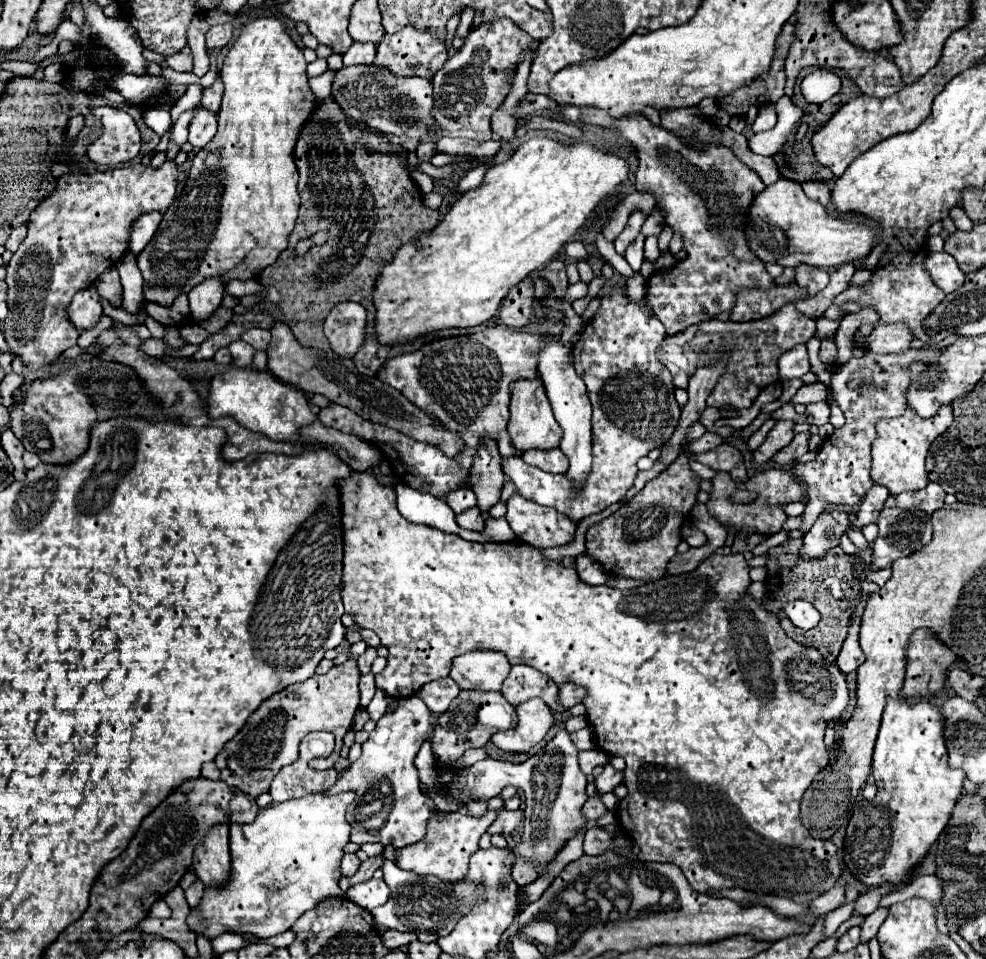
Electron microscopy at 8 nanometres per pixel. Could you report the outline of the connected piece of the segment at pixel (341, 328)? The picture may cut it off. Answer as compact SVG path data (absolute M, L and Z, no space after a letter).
M337 304L325 318L323 330L339 356L351 358L365 340L367 313L361 304Z

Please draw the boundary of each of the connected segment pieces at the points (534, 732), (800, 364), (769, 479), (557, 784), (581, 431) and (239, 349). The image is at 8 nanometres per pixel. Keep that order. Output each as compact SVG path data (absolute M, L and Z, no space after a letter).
M537 698L517 706L517 718L519 722L513 730L497 732L491 736L491 742L503 752L529 752L555 724L549 706Z
M797 344L795 348L787 350L787 352L779 358L779 374L781 374L781 380L801 378L801 376L807 374L810 369L811 364L805 344Z
M781 468L757 472L753 478L749 478L741 486L757 492L757 500L753 504L733 504L729 500L733 490L739 488L739 484L735 484L727 472L723 472L723 474L717 472L717 478L713 480L713 492L711 492L711 502L707 502L707 510L715 520L719 520L725 526L749 526L757 532L779 532L781 524L787 520L783 506L789 502L803 500L803 496L805 496L803 484L797 478L791 478L791 474Z
M561 730L547 746L533 754L523 764L511 764L503 760L481 760L469 768L464 768L456 773L455 780L444 789L439 783L438 770L435 768L435 760L431 758L431 742L425 740L415 756L415 768L419 772L419 778L429 784L429 796L435 800L437 810L441 812L455 812L457 808L467 805L469 800L490 799L497 796L505 786L515 786L525 794L525 820L523 820L523 836L517 846L511 848L509 864L515 864L517 858L529 860L535 864L537 876L541 876L555 860L555 856L563 850L563 846L587 824L587 818L583 816L581 808L587 800L585 786L587 778L579 768L577 762L579 750L573 748L573 742L569 740L569 732Z
M551 336L545 338L545 348L539 352L539 376L543 378L549 402L555 412L555 420L563 428L561 452L569 458L567 480L573 480L573 486L581 488L591 470L591 404L587 398L587 390L583 380L575 374L571 350L561 342L551 342Z
M237 340L237 342L233 342L231 346L229 346L229 352L231 352L231 356L233 356L233 364L235 366L251 366L253 364L253 356L255 356L255 352L253 352L253 348L249 348L249 344L245 344L243 340Z

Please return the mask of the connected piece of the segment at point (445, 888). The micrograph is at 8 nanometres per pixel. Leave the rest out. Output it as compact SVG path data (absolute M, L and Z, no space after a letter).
M385 862L383 866L383 880L391 890L389 902L385 902L379 908L373 908L371 914L375 918L375 924L389 926L399 932L413 932L417 934L419 942L433 942L439 940L441 936L447 936L455 924L469 914L473 902L479 900L477 882L467 882L467 880L457 880L457 882L445 882L439 880L437 876L417 876L411 872L401 870L393 862Z

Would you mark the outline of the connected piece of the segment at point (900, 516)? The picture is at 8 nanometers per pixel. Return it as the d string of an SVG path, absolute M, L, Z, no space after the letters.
M885 508L879 514L879 538L875 540L875 552L871 558L871 572L877 572L881 568L891 566L901 556L911 556L917 550L921 550L925 544L931 542L931 514L919 510L919 508Z

